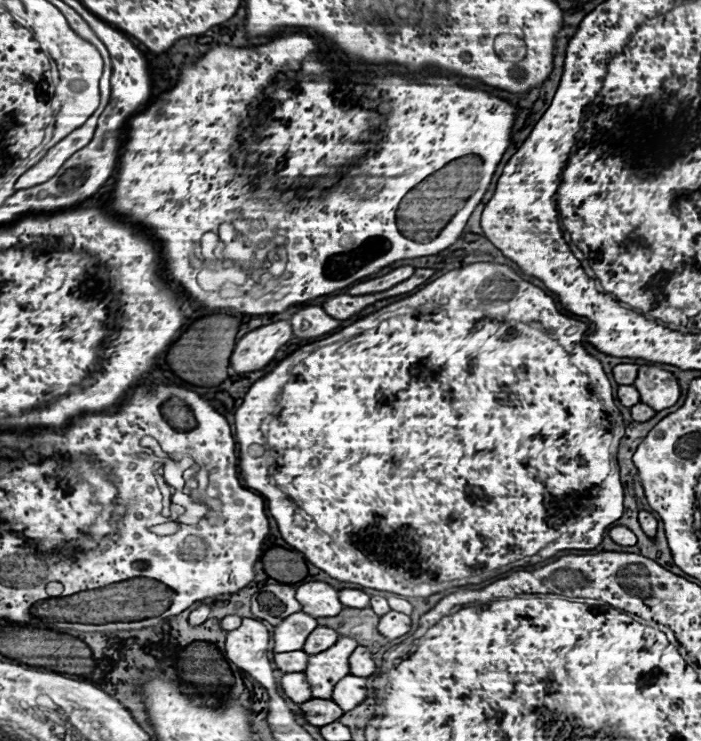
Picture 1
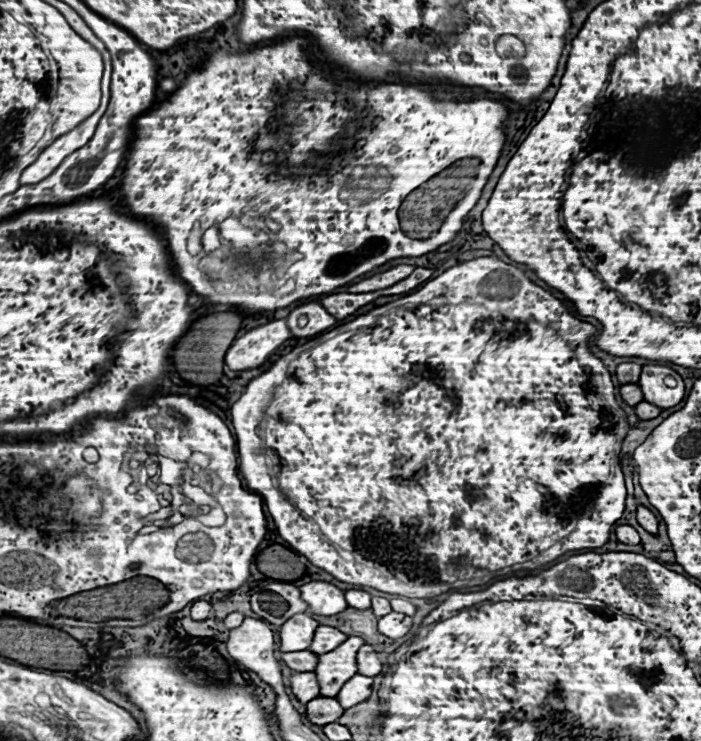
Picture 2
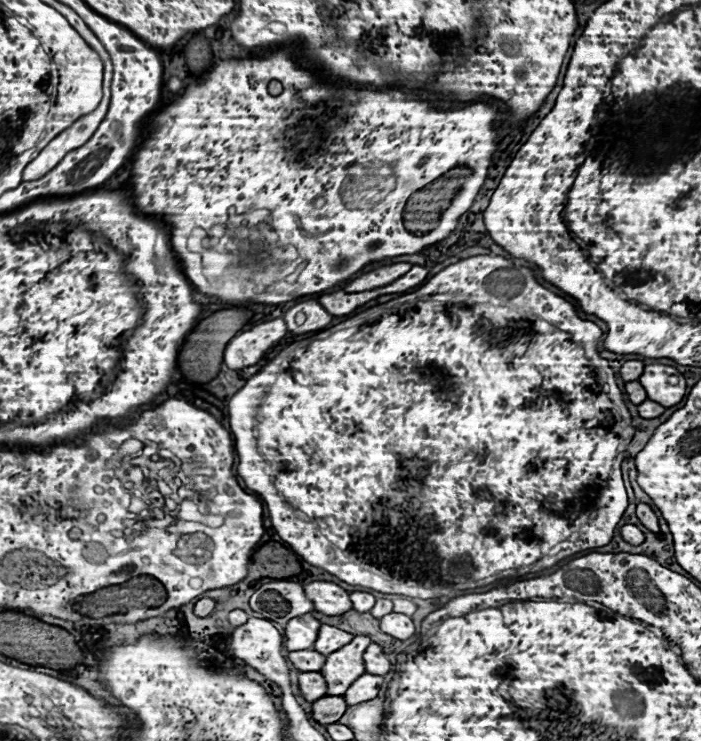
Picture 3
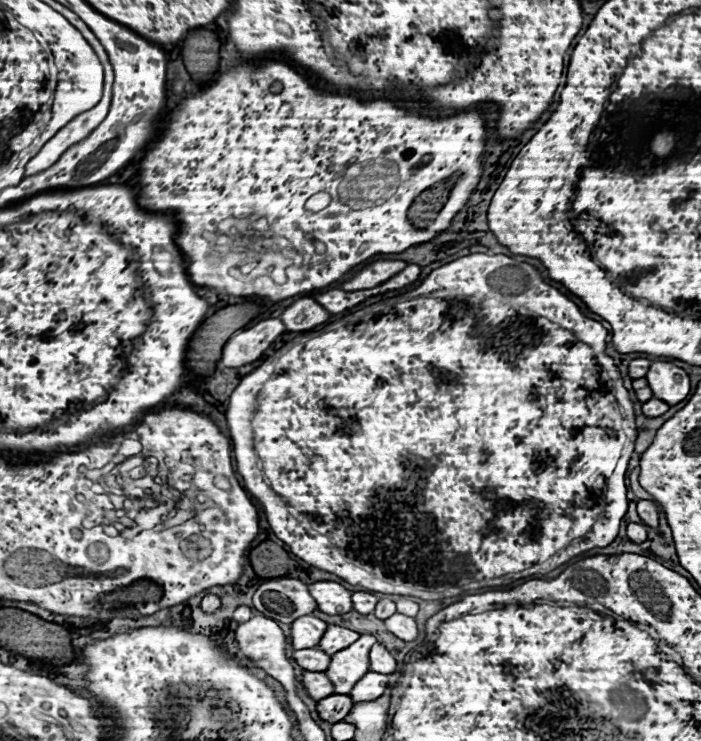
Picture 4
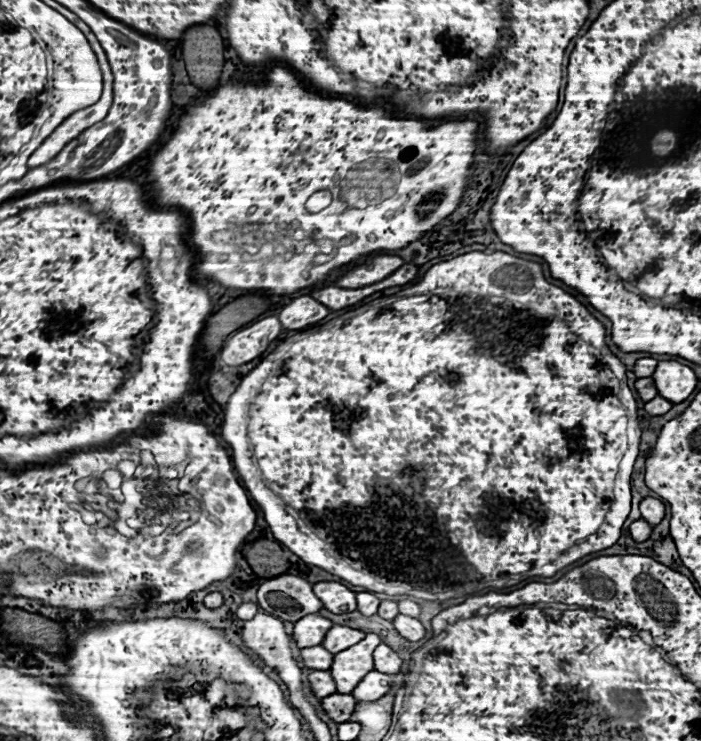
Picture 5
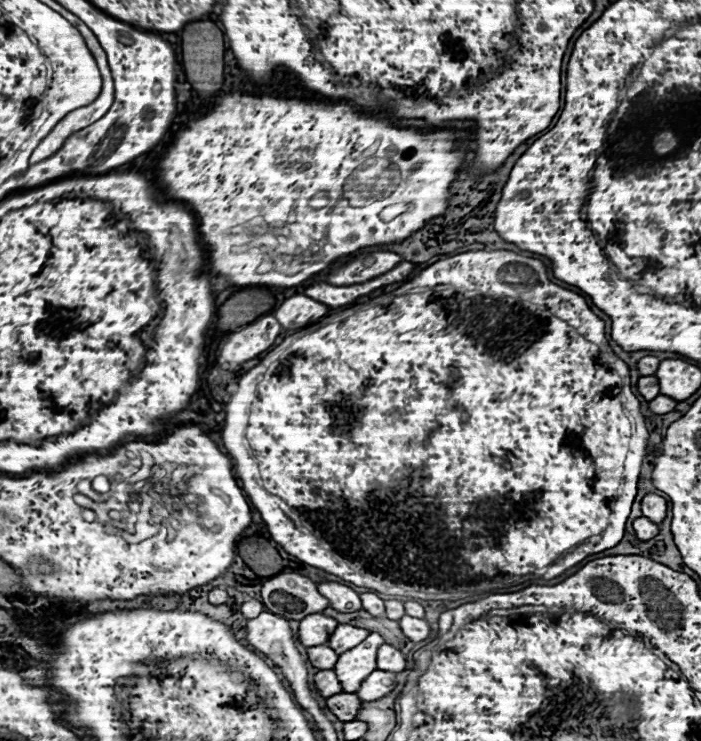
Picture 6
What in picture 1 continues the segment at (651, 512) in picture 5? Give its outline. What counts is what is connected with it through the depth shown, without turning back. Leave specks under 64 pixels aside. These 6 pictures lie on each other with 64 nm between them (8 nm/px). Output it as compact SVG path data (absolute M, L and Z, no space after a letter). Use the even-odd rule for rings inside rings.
M640 510L640 514L638 514L638 522L640 522L640 526L642 526L642 530L652 538L654 534L656 534L656 526L658 526L658 520L650 514L650 512L646 512L646 510Z

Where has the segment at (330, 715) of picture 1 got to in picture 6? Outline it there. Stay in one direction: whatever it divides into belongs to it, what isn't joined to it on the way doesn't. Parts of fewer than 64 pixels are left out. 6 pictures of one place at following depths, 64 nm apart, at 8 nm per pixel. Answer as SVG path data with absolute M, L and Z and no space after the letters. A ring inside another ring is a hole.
M342 692L342 694L334 694L326 700L328 708L332 710L332 714L342 720L342 722L350 722L356 718L358 710L362 708L362 700L356 696L356 694L350 694L352 698L348 698L348 692Z

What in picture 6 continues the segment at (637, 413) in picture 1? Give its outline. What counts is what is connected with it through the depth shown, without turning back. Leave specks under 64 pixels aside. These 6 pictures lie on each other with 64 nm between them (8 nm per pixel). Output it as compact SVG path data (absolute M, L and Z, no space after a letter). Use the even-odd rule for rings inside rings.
M660 394L660 396L656 396L654 400L650 400L650 410L652 410L654 414L666 414L666 412L670 412L676 404L678 404L678 402L676 402L674 398Z

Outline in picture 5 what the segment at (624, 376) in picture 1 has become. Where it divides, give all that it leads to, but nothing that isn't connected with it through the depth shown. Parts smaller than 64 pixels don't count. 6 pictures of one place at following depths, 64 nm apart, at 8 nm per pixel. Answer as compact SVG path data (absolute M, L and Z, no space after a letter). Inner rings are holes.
M640 358L634 366L634 372L638 378L648 378L648 376L652 376L656 364L658 364L658 360L654 360L654 358Z

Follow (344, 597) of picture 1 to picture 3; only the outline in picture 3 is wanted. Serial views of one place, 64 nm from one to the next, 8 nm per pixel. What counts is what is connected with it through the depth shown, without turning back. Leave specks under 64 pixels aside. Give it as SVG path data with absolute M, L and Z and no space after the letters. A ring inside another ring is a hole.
M352 592L350 600L352 600L352 606L356 612L370 612L376 604L376 598L368 592Z

